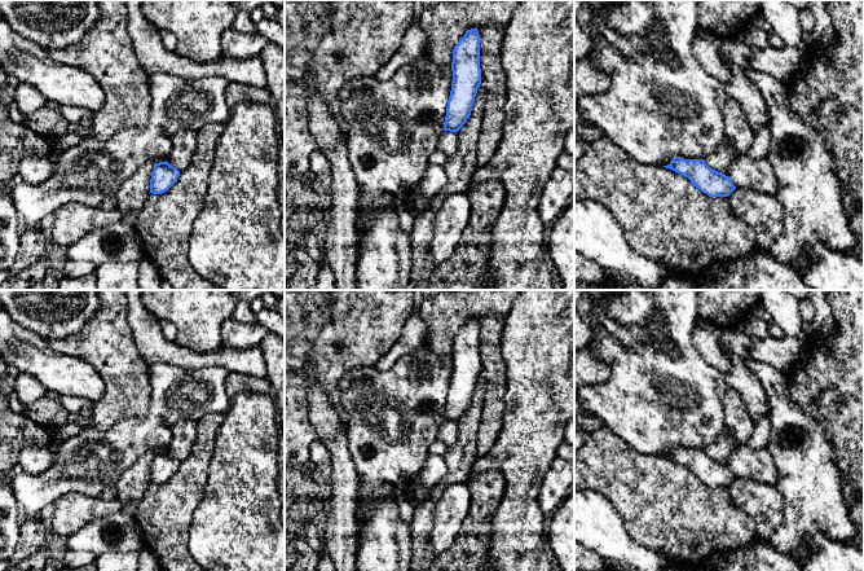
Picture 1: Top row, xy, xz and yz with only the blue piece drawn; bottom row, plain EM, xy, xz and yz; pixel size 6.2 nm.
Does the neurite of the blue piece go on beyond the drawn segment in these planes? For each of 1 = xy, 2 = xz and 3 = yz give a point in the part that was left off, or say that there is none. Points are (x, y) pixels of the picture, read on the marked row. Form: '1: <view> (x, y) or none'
1: none
2: none
3: none

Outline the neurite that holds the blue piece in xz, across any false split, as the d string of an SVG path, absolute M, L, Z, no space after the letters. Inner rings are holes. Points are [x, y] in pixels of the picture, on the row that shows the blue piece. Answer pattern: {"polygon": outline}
{"polygon": "M467 30L453 49L453 82L446 107L444 131L458 132L471 115L481 84L479 30Z"}

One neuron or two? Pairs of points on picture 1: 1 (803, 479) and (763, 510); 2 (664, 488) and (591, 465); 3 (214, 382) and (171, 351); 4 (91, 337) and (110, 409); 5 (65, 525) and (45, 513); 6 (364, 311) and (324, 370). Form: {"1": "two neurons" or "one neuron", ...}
{"1": "two neurons", "2": "one neuron", "3": "two neurons", "4": "one neuron", "5": "two neurons", "6": "one neuron"}

